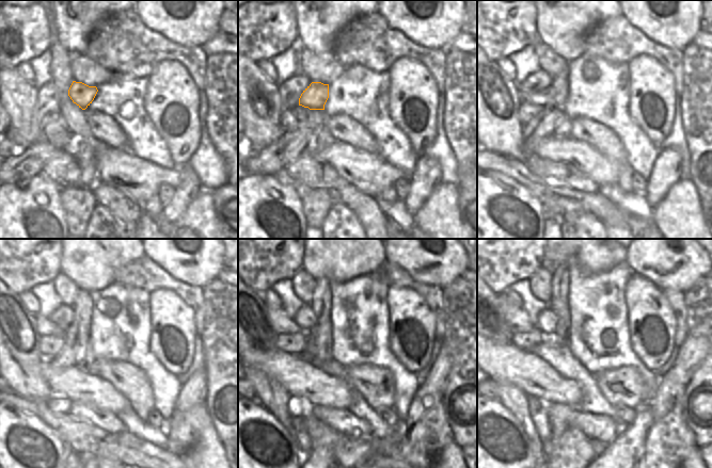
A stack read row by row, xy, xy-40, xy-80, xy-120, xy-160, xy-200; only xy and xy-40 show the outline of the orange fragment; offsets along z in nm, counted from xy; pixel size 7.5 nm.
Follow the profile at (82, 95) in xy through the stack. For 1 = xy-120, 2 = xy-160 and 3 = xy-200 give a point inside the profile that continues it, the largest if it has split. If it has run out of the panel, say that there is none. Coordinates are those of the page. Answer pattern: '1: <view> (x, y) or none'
1: xy-120 (45, 325)
2: xy-160 (281, 323)
3: xy-200 (516, 318)

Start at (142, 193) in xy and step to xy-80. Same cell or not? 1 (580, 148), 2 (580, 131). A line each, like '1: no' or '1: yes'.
1: yes
2: no

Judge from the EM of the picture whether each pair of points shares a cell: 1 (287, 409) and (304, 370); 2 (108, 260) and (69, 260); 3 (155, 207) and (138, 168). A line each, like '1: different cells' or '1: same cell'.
1: different cells
2: same cell
3: different cells

